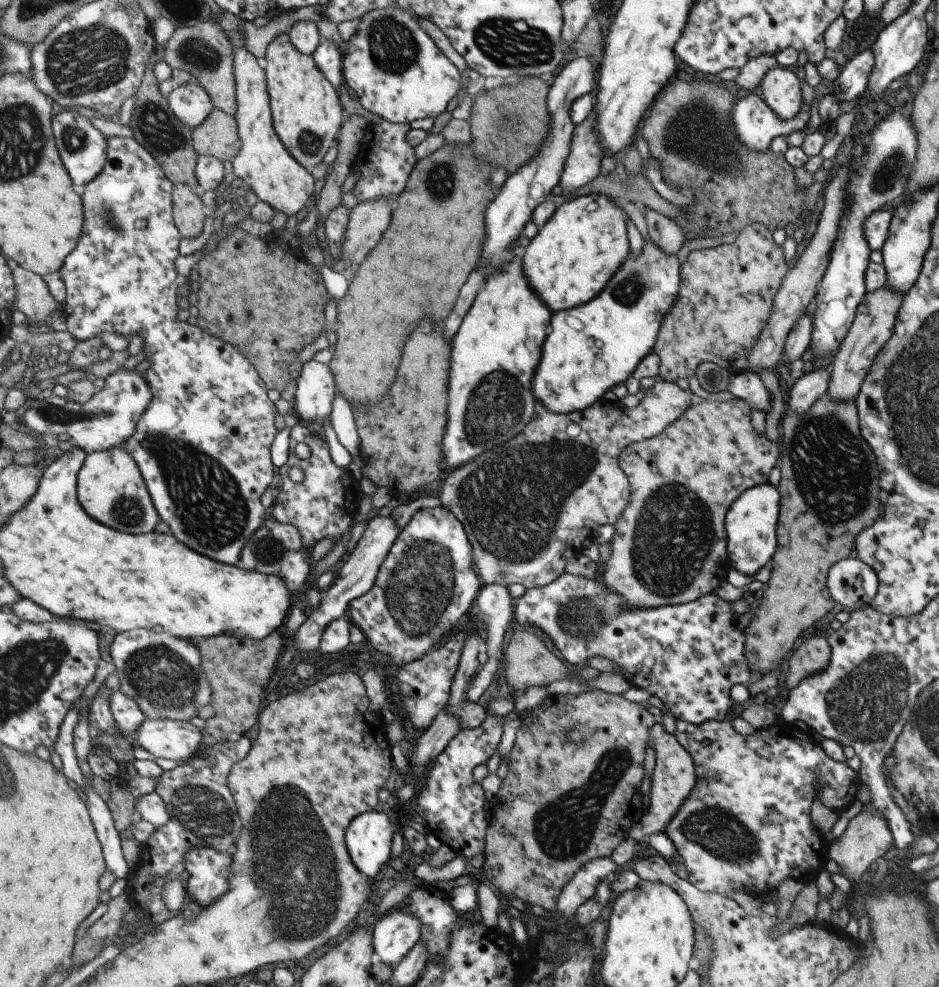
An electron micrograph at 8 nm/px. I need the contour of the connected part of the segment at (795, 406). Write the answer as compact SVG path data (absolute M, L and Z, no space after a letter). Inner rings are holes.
M830 367L805 371L788 392L787 405L792 411L803 412L828 389Z

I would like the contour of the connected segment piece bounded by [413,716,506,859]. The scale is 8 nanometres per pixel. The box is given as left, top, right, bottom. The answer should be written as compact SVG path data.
M505 716L487 717L480 727L474 729L461 729L459 734L449 742L447 748L436 758L433 766L428 770L425 776L426 784L421 788L419 796L415 800L413 809L425 820L425 826L441 840L448 845L459 856L473 858L475 854L484 854L486 850L486 832L490 827L491 818L486 805L486 794L480 782L473 780L473 770L479 764L486 764L498 752L504 735Z

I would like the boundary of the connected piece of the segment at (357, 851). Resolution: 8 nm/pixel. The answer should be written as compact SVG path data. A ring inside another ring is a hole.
M379 811L359 815L347 829L346 843L355 866L365 876L375 878L392 859L393 822Z

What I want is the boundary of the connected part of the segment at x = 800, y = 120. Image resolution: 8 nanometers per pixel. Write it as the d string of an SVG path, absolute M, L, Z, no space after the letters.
M750 92L740 95L734 101L730 119L735 134L738 136L738 141L748 149L761 152L769 148L770 142L775 137L791 134L791 132L803 132L807 128L807 121L809 120L809 105L802 103L799 112L792 119L783 120L765 104L762 98Z

